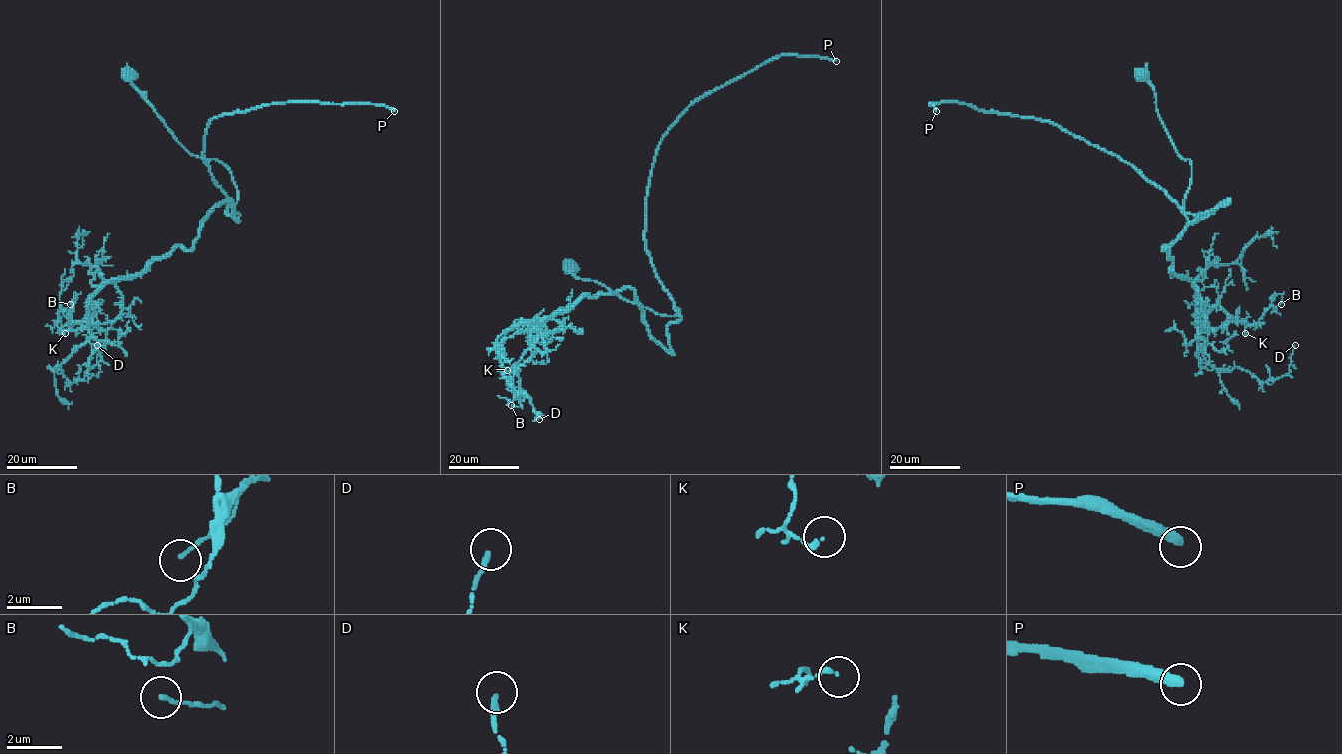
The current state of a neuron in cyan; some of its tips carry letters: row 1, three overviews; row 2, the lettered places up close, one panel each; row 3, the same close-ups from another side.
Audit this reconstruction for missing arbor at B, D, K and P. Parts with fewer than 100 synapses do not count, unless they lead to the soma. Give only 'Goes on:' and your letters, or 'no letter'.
Goes on: P

